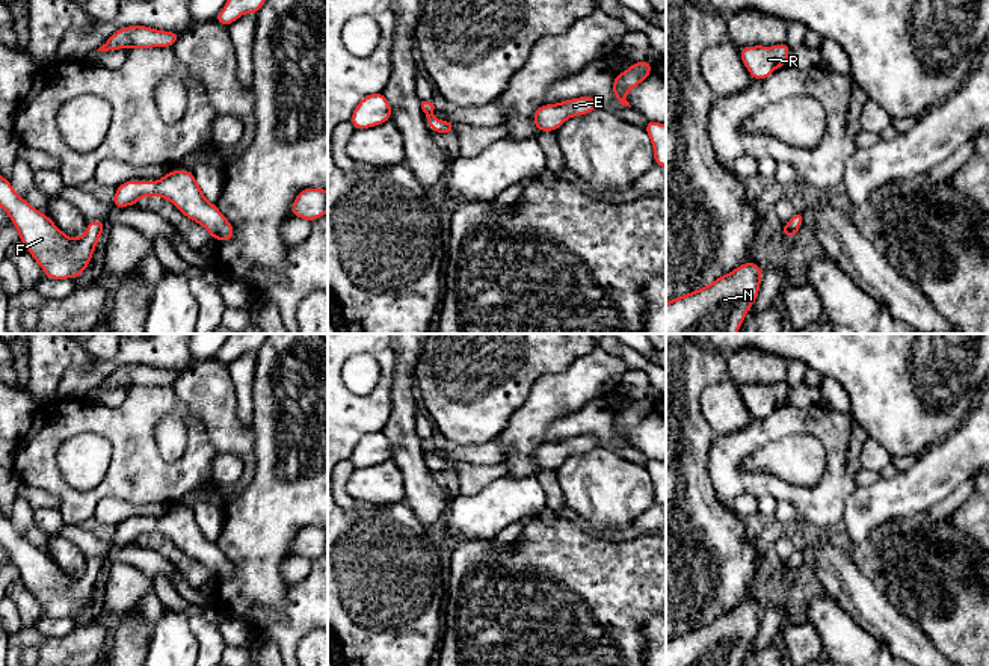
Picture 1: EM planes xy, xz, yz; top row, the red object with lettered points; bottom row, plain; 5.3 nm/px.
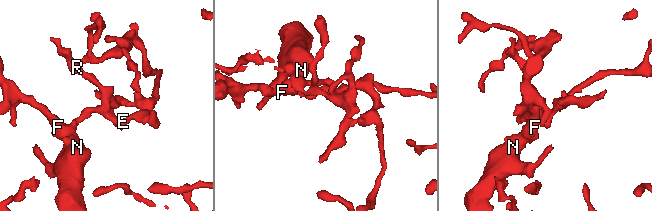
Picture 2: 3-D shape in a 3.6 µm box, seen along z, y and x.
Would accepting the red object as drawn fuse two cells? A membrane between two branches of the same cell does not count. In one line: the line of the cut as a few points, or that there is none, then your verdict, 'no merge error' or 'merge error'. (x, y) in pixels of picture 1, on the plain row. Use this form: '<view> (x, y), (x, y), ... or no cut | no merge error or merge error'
no cut | no merge error

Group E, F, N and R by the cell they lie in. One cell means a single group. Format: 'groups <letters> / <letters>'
groups E F N R

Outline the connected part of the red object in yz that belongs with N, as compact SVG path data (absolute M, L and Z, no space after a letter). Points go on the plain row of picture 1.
M750 600L666 642L666 666L740 666L758 636L763 607Z

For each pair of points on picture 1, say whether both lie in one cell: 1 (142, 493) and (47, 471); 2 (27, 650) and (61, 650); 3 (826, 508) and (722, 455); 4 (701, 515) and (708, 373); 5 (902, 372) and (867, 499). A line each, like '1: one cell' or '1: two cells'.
1: one cell
2: one cell
3: one cell
4: one cell
5: two cells

